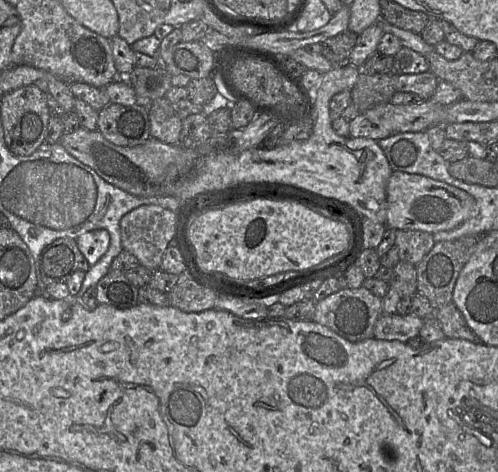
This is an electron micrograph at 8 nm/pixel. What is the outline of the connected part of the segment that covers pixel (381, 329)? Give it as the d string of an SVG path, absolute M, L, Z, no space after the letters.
M396 313L382 314L376 322L373 338L406 343L419 336L423 324L423 319L411 314L406 316Z

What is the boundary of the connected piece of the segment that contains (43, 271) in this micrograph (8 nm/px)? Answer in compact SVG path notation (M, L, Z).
M60 238L47 245L35 262L39 286L66 283L75 271L87 272L90 265L75 239Z

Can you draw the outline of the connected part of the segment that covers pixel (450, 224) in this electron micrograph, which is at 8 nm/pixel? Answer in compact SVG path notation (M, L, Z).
M392 171L386 185L386 226L435 233L450 230L477 214L477 205L465 191L420 174Z

